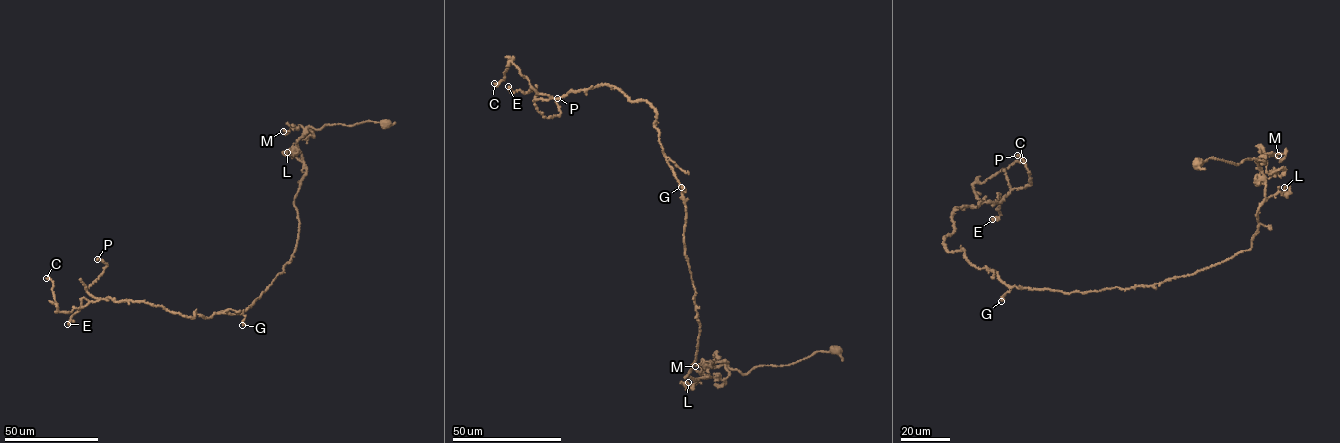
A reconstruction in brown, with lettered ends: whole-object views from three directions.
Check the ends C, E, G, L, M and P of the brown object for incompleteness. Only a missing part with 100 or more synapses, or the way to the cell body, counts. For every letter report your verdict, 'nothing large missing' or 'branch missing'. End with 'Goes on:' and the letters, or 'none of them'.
C: nothing large missing
E: nothing large missing
G: nothing large missing
L: nothing large missing
M: nothing large missing
P: nothing large missing
Goes on: none of them

